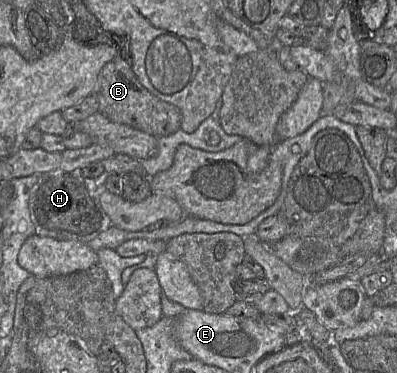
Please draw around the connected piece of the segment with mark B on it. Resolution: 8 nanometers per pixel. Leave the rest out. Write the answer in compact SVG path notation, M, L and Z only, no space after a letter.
M117 50L117 58L106 63L97 79L97 84L95 86L95 92L91 95L95 95L99 102L99 112L101 112L109 120L129 125L135 129L141 130L147 134L153 135L155 137L167 136L176 132L181 125L182 114L180 109L166 101L159 99L150 93L138 80L135 73L131 69L127 61L121 60Z

